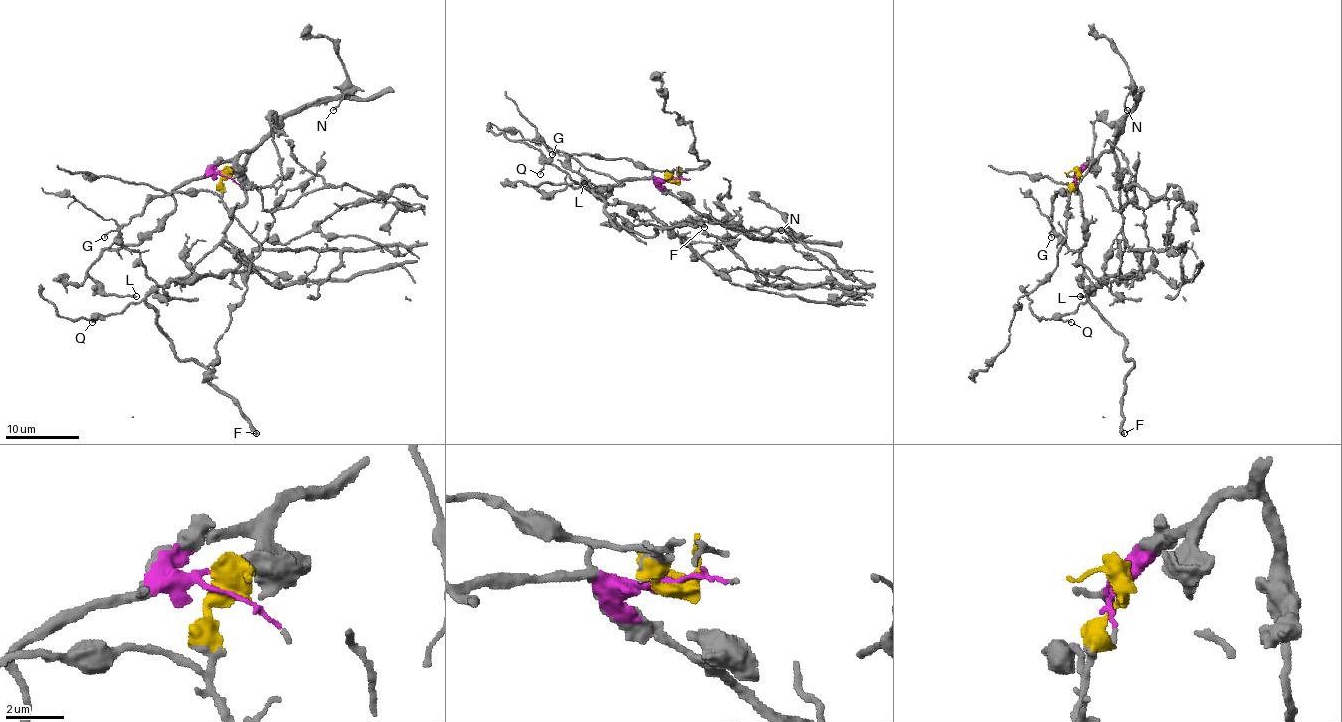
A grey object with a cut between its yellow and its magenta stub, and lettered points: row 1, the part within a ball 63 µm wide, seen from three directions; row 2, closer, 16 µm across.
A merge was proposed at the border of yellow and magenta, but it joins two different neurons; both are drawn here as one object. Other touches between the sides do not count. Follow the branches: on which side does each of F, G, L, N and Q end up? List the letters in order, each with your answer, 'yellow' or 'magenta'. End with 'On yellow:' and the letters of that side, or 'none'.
F: yellow
G: yellow
L: magenta
N: magenta
Q: yellow
On yellow: F, G, Q

